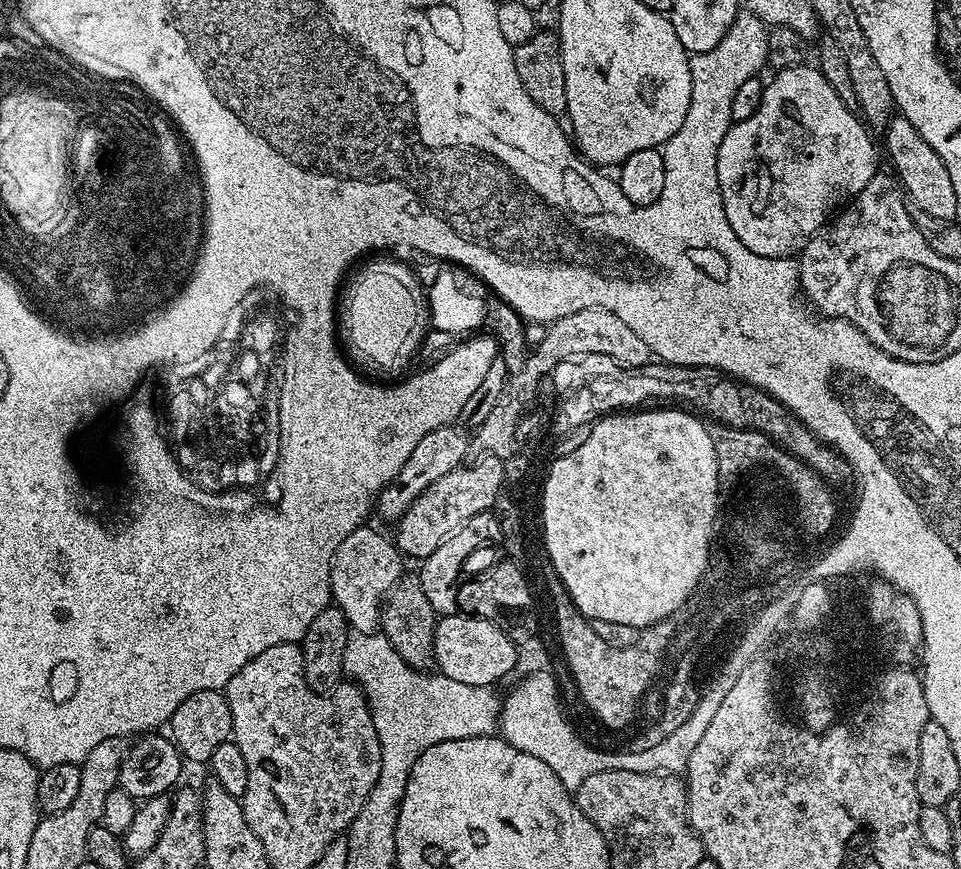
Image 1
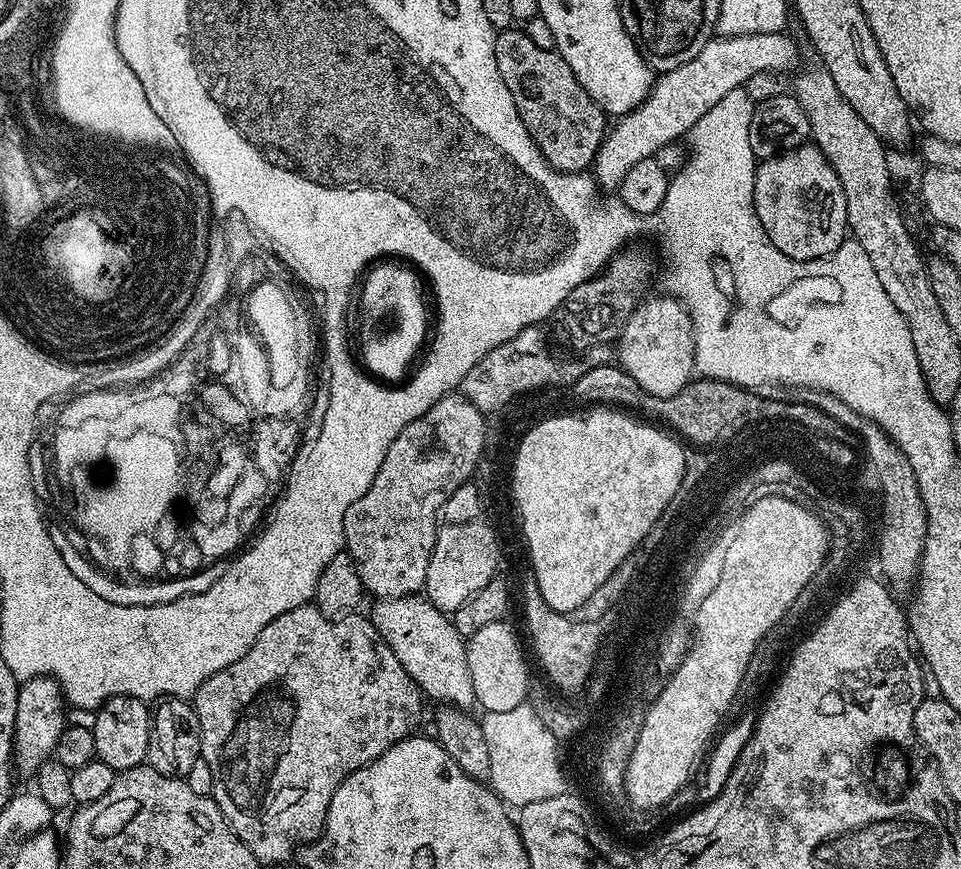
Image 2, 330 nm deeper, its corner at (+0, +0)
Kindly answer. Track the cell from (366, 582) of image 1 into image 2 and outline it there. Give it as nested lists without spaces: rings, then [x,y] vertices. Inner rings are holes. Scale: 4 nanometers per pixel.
[[[420,594],[377,599],[373,604],[376,605],[370,611],[370,619],[380,639],[394,650],[394,658],[402,662],[402,670],[410,674],[421,693],[429,701],[440,700],[436,702],[461,710],[471,709],[476,704],[476,695],[474,682],[470,682],[470,662],[466,662],[468,646],[451,619]]]

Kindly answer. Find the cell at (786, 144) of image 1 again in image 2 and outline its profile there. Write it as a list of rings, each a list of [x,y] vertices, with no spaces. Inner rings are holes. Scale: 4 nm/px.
[[[811,142],[757,163],[754,178],[754,210],[770,242],[774,242],[774,246],[778,246],[778,250],[782,250],[782,254],[786,254],[792,260],[817,260],[828,256],[834,250],[838,250],[838,246],[844,243],[849,235],[846,194],[842,194],[842,182],[838,182],[834,166],[830,166],[820,149]]]

